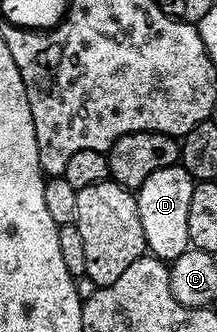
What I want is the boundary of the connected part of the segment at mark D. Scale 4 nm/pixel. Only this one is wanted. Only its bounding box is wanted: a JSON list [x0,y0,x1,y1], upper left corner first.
[136,163,195,262]

